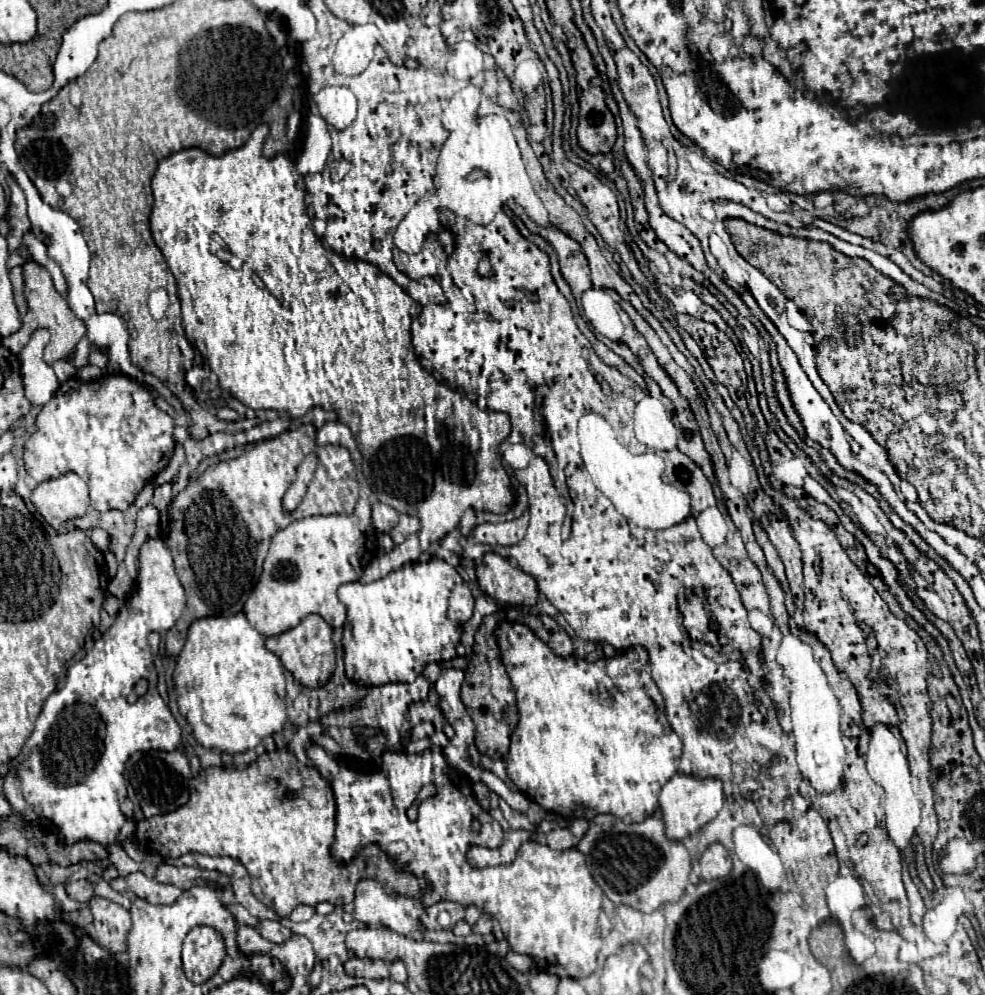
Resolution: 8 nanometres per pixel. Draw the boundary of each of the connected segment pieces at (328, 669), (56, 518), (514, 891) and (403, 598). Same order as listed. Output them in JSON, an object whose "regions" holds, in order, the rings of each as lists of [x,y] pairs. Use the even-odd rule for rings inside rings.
{"regions":[[[[308,615],[294,629],[284,631],[282,635],[276,635],[276,637],[268,637],[266,647],[280,657],[282,665],[304,687],[314,687],[314,689],[324,687],[334,673],[336,653],[332,643],[332,627],[320,615]]],[[[66,473],[40,483],[32,491],[30,501],[54,529],[68,519],[82,517],[90,505],[88,487],[76,473]]],[[[308,747],[308,757],[314,761],[320,775],[330,781],[336,797],[334,859],[350,861],[368,843],[378,843],[386,849],[392,841],[404,841],[408,851],[396,859],[396,865],[432,883],[432,891],[420,899],[424,907],[442,899],[462,903],[464,907],[476,905],[482,913],[498,917],[512,949],[530,955],[540,971],[568,975],[572,979],[592,975],[602,945],[598,913],[604,893],[590,877],[584,855],[578,849],[554,851],[538,841],[526,841],[510,865],[486,869],[470,867],[466,861],[468,847],[482,845],[498,849],[502,845],[502,827],[476,803],[468,779],[450,769],[442,753],[430,753],[432,783],[438,787],[438,795],[422,803],[420,817],[410,821],[406,811],[424,785],[424,755],[396,752],[386,750],[382,754],[378,771],[382,773],[364,775],[338,765],[322,747]],[[474,819],[480,819],[480,833],[474,833],[470,827]],[[342,829],[346,829],[344,837]]],[[[442,559],[410,563],[374,583],[346,583],[338,589],[348,609],[344,623],[346,675],[364,685],[412,683],[428,663],[456,657],[458,623],[472,617],[474,597],[458,571]]]]}

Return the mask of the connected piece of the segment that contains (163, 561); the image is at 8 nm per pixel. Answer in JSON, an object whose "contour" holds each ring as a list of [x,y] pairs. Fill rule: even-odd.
{"contour":[[[148,539],[140,549],[140,571],[136,587],[120,607],[114,625],[94,643],[82,661],[76,661],[68,669],[64,687],[46,699],[44,709],[34,723],[32,735],[28,737],[20,755],[12,759],[10,771],[4,775],[2,793],[12,811],[22,815],[26,823],[32,823],[36,819],[52,821],[58,827],[58,839],[66,845],[74,845],[78,841],[96,841],[100,845],[116,843],[118,833],[126,823],[126,817],[120,811],[120,803],[126,799],[124,769],[128,757],[136,751],[150,749],[174,751],[182,741],[180,727],[156,689],[158,673],[150,653],[148,635],[154,631],[164,635],[168,629],[172,629],[176,619],[182,615],[184,605],[184,587],[174,571],[168,547],[162,539]],[[142,677],[148,679],[146,695],[142,695],[136,703],[128,703],[126,697]]]}

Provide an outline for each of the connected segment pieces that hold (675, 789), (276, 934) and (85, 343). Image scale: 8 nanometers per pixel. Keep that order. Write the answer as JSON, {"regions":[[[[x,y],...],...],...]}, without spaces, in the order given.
{"regions":[[[[676,773],[660,791],[660,809],[664,815],[664,825],[666,825],[666,835],[670,839],[682,841],[684,837],[700,831],[708,821],[712,821],[718,811],[722,809],[724,793],[722,793],[722,781],[716,777],[694,777],[694,775],[684,775]]],[[[260,921],[258,931],[260,931],[260,935],[264,939],[268,939],[272,943],[282,943],[282,941],[286,941],[292,935],[292,931],[282,927],[278,921]]],[[[82,337],[82,339],[80,339],[80,343],[78,343],[78,347],[76,347],[76,353],[74,353],[74,365],[76,365],[78,369],[80,369],[80,367],[84,367],[84,365],[88,365],[90,349],[92,349],[92,345],[90,345],[88,337]]]]}

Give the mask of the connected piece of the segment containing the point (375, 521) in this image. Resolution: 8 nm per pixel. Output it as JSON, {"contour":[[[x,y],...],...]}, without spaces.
{"contour":[[[374,499],[372,525],[376,527],[378,533],[390,533],[398,525],[398,519],[400,519],[400,513],[394,507],[390,507],[390,505],[380,503],[378,499]]]}

